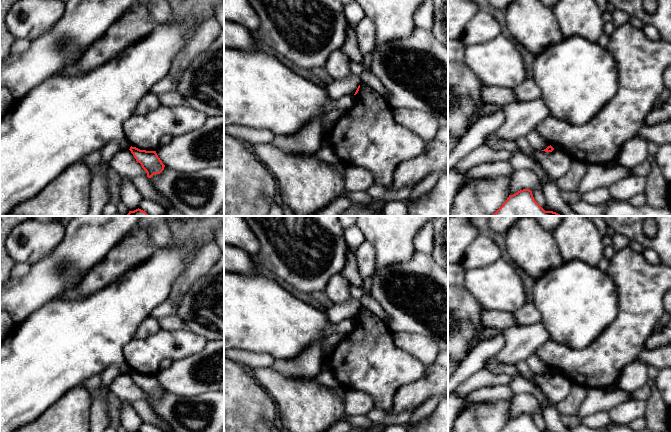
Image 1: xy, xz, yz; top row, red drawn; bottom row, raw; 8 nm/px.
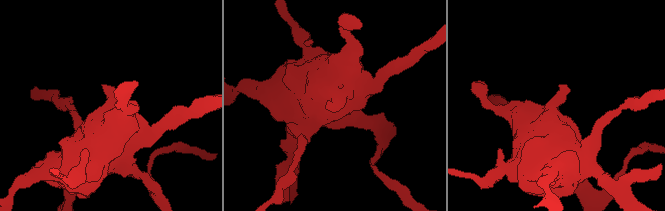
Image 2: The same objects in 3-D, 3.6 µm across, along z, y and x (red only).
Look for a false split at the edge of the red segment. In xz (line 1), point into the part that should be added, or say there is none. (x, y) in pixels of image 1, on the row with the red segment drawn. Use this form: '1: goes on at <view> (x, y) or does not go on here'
1: does not go on here

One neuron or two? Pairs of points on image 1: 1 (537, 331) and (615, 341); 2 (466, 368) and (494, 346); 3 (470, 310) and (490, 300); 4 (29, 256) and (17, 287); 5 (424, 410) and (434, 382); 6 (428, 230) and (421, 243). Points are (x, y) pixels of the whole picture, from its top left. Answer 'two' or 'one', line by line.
1: two
2: one
3: two
4: two
5: two
6: one

